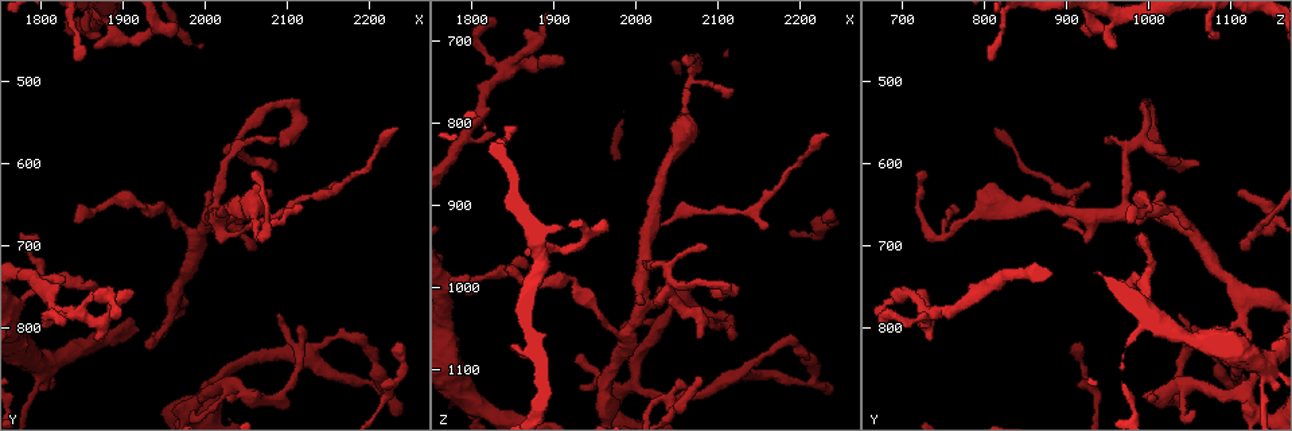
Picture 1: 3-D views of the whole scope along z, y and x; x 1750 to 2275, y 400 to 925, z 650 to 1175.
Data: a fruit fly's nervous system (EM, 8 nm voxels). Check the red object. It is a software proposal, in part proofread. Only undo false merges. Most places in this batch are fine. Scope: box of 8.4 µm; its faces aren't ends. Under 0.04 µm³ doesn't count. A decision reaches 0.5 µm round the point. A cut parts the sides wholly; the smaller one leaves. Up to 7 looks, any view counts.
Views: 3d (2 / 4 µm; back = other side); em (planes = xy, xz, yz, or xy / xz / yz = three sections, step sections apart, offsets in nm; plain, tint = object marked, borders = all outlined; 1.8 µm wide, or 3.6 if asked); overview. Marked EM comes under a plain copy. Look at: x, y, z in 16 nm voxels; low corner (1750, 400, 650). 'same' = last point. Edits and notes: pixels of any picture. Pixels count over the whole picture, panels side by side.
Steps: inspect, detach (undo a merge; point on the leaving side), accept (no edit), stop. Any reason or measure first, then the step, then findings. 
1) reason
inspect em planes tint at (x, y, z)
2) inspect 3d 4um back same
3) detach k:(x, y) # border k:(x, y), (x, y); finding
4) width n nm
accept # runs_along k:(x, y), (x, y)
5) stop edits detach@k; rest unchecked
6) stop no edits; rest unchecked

a fork
inspect em 3.6um planes borders at (1850, 785, 725)

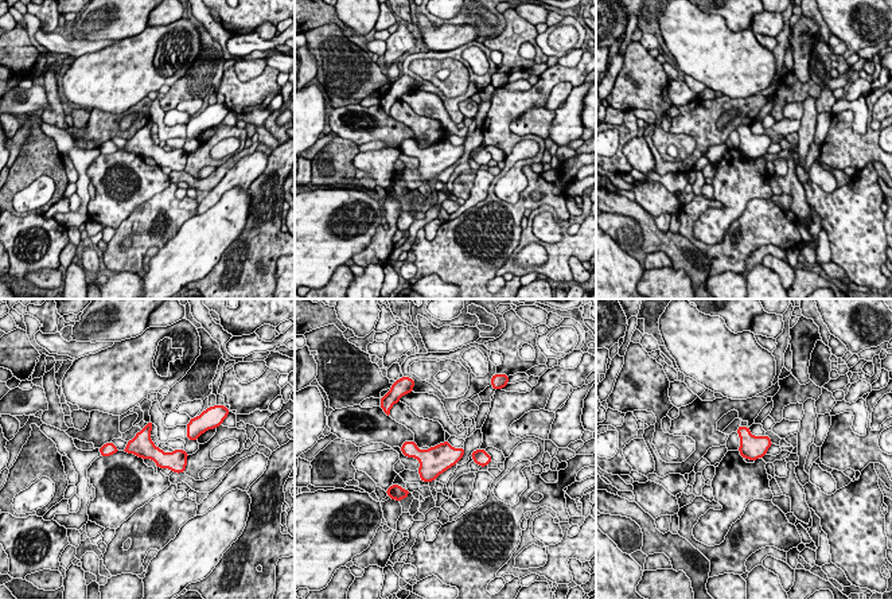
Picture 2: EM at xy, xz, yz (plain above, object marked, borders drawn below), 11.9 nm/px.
width 280 nm
accept # all the same neuron

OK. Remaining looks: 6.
sharp bend
inspect em planes tint at (2105, 530, 1000)

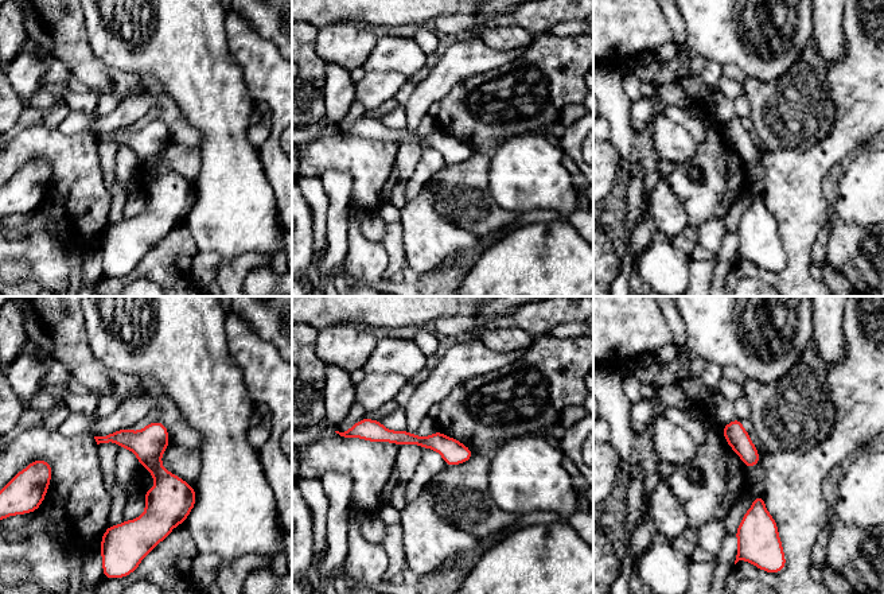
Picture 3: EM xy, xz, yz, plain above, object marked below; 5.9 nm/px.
width 140 nm
accept # runs_along 3:(363, 433), (440, 442), (468, 454); one neuron here

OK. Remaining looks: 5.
three-way junction
inspect em xz step 4 tint at (1890, 445, 950)

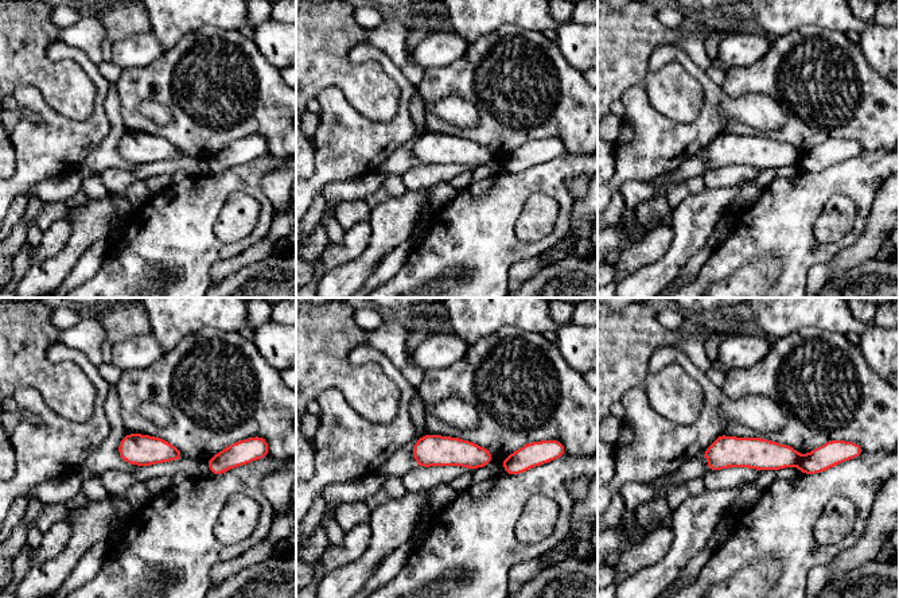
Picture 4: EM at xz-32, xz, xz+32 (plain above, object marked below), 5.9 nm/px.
another direction
inspect em planes tint same

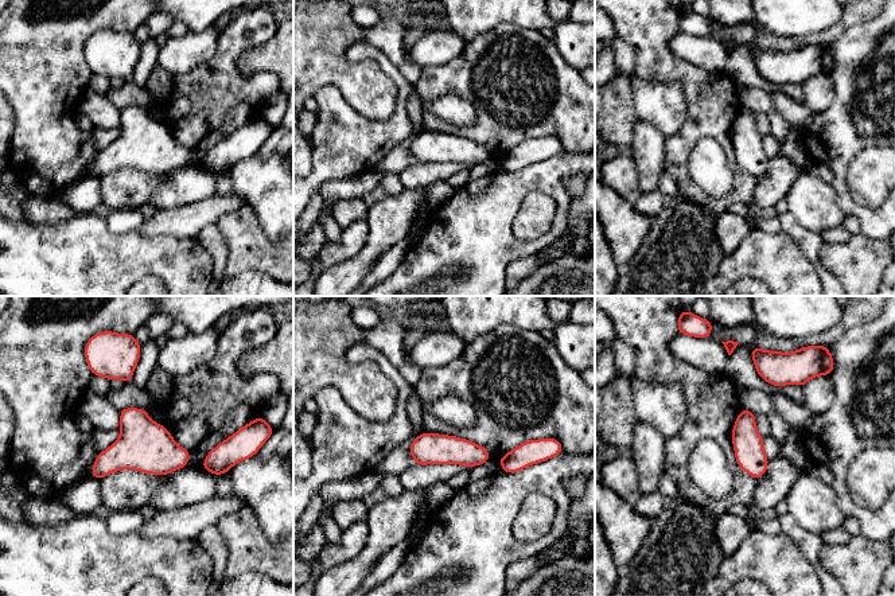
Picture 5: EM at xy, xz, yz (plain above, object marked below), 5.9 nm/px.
accept # one neuron here

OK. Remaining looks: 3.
stop no edits; rest unchecked

